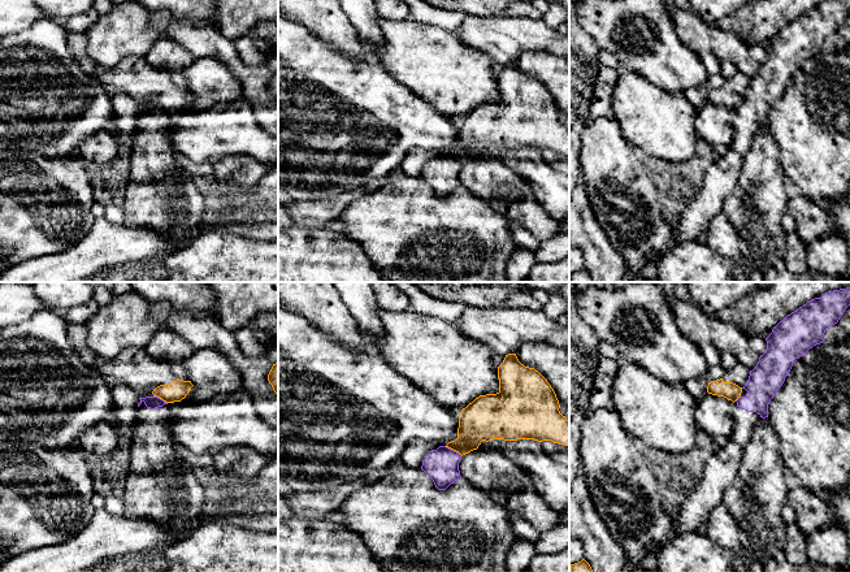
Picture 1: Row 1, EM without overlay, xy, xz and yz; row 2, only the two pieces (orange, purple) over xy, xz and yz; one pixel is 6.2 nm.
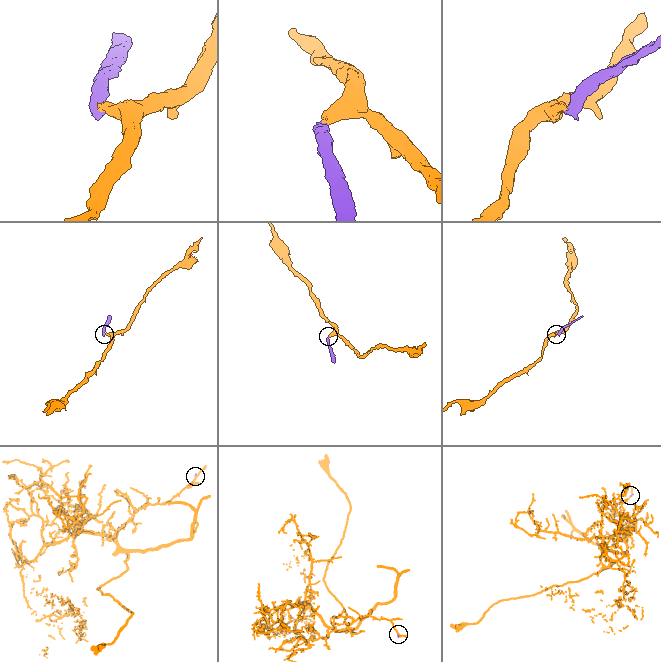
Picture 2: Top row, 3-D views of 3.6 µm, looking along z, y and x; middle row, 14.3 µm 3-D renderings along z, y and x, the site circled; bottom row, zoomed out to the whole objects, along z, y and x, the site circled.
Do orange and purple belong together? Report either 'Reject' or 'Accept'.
Reject

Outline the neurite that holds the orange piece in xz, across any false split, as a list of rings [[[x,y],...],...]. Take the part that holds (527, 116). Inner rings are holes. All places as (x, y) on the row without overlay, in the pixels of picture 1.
[[[516,62],[506,64],[498,75],[499,100],[480,104],[459,122],[457,147],[446,156],[461,165],[477,159],[482,150],[534,148],[569,155],[569,130],[559,120],[556,103],[547,88],[534,77],[521,73]]]

